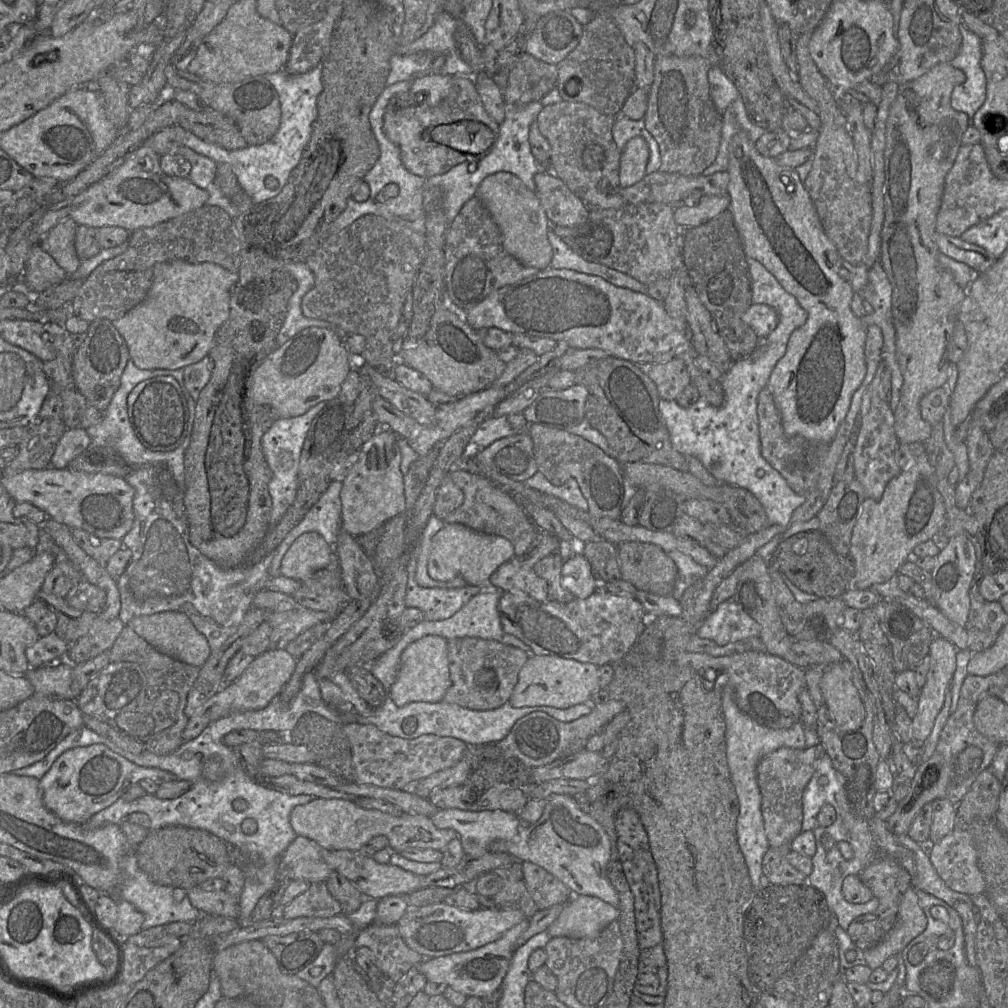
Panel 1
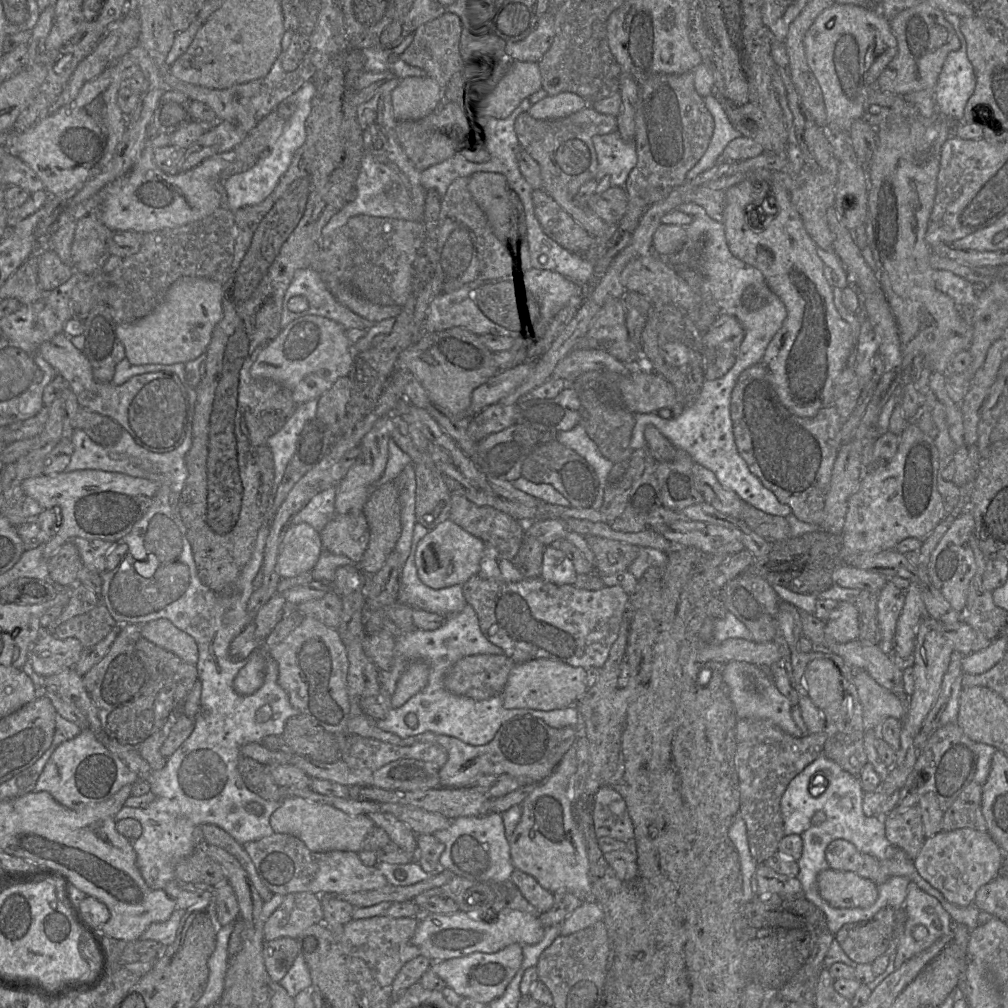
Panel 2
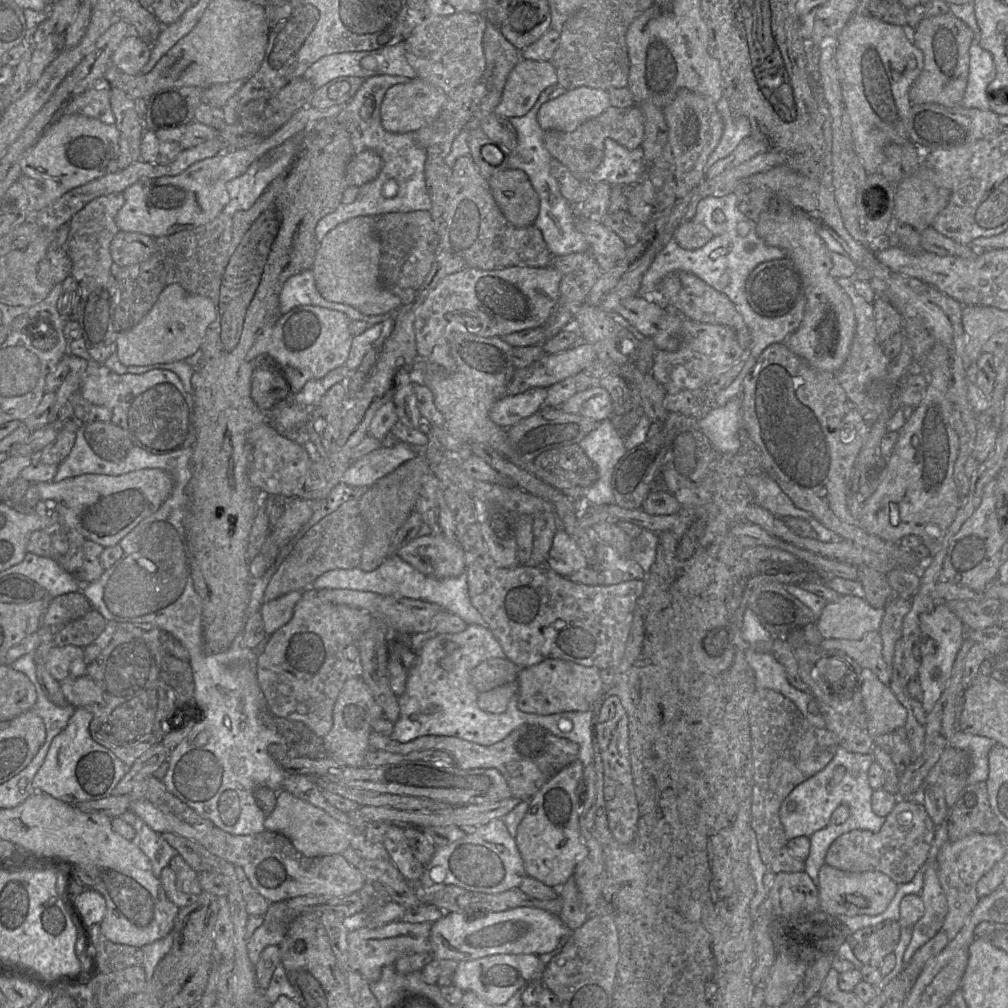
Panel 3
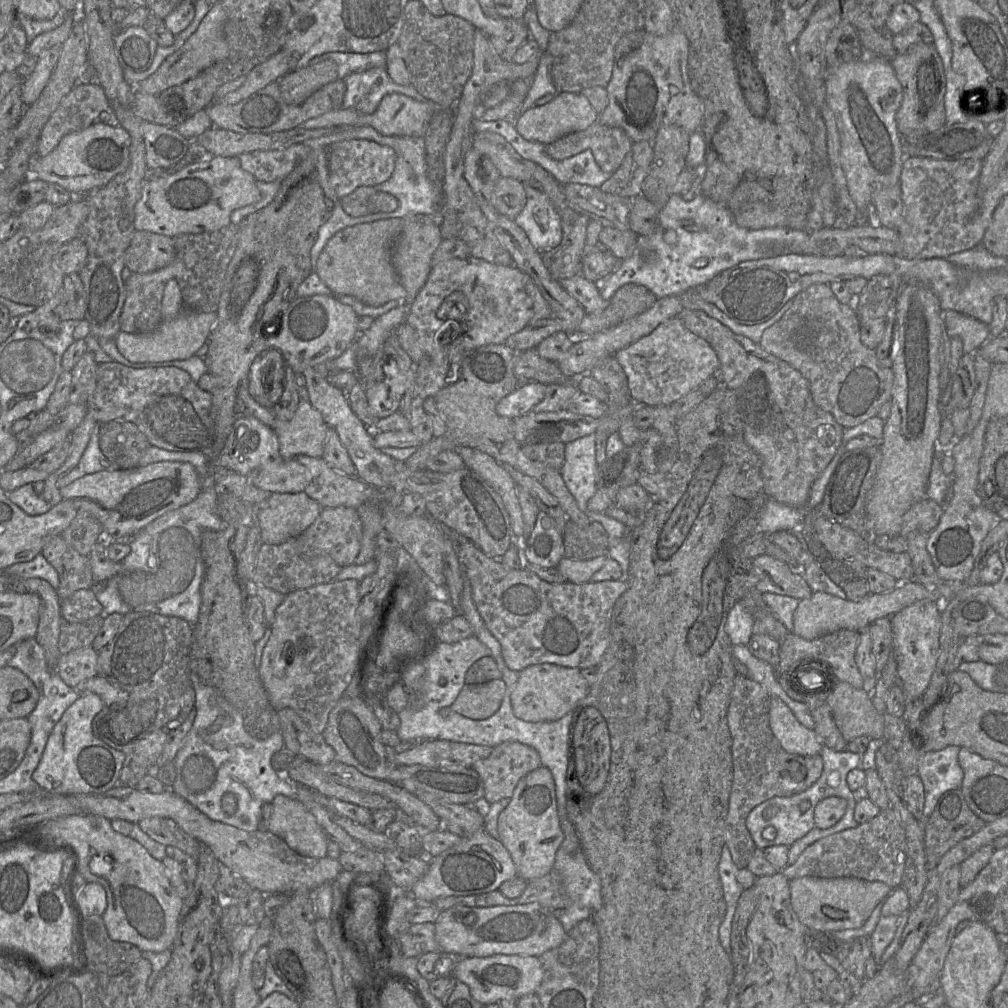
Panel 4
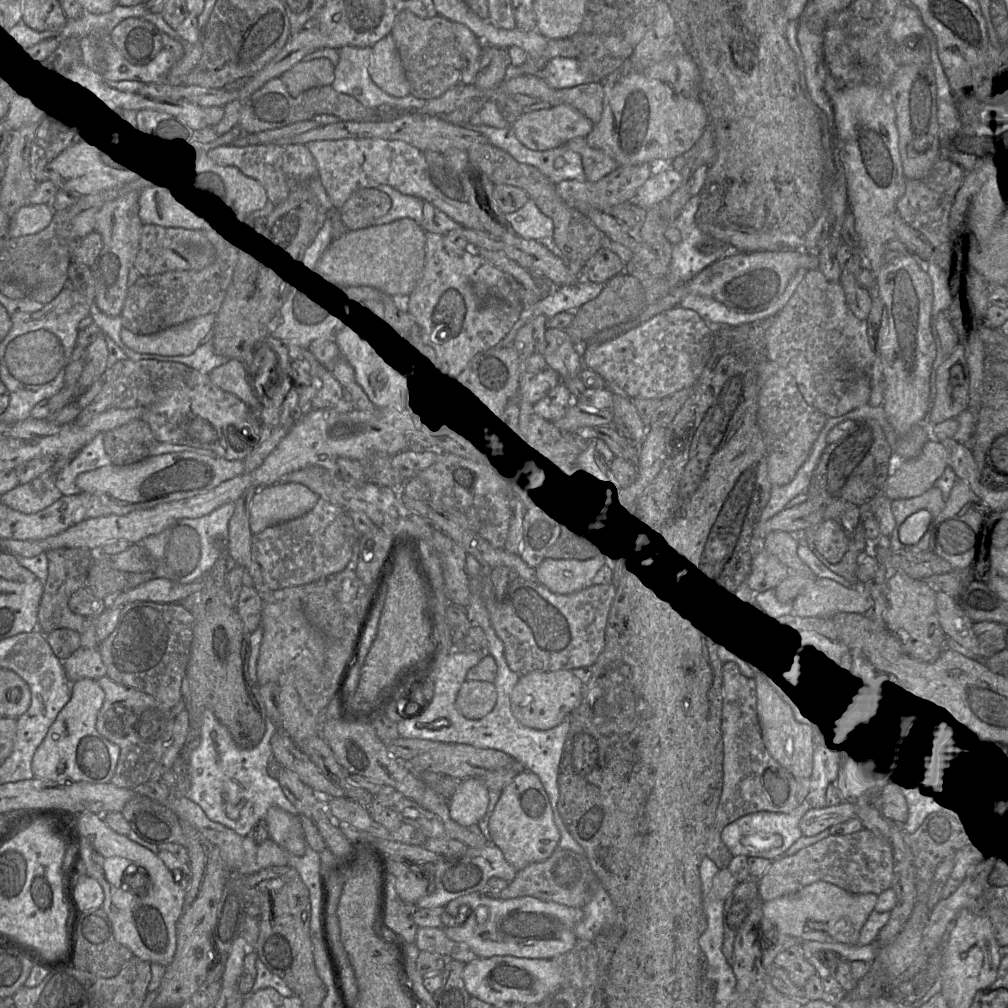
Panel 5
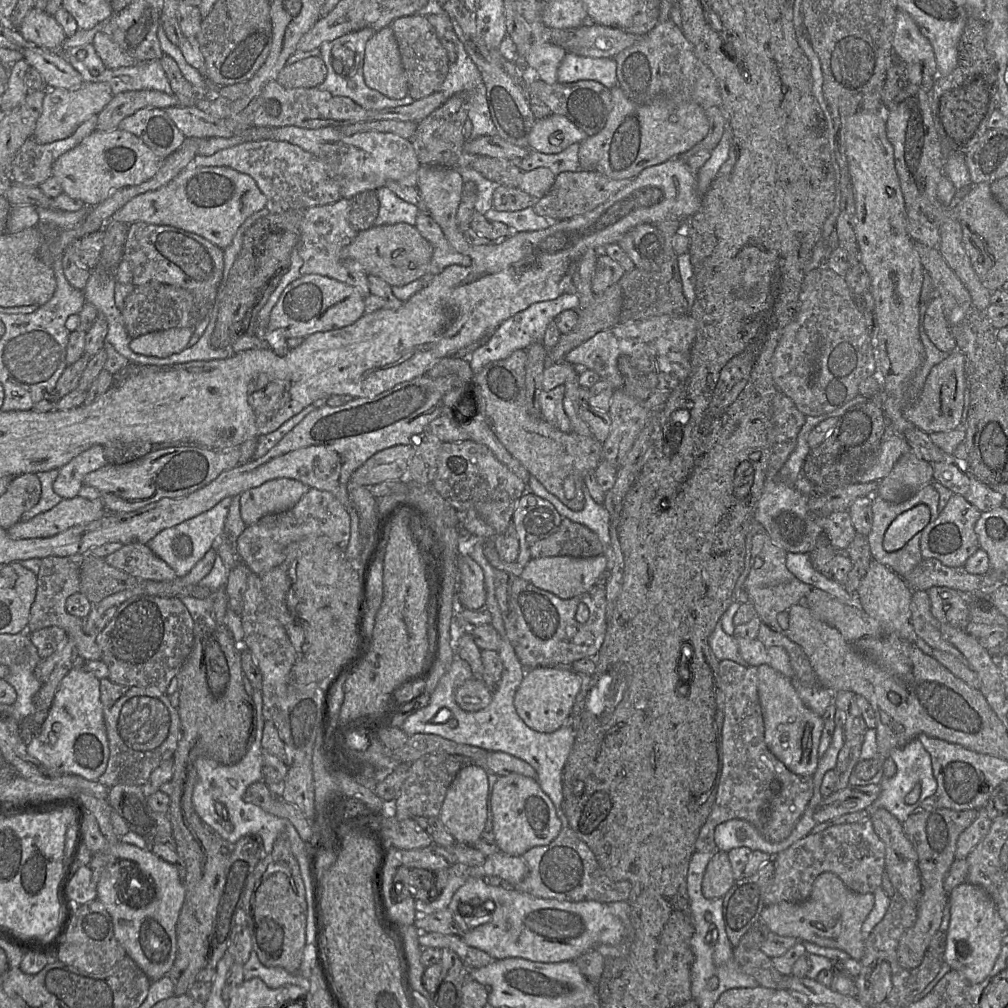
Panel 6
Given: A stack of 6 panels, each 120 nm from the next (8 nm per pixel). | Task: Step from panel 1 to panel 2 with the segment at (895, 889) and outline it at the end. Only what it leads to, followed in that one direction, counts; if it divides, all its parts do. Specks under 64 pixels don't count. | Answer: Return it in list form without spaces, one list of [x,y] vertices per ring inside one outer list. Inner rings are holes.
[[[884,907],[868,920],[844,925],[835,934],[835,939],[856,964],[872,964],[887,953],[895,937],[898,911]]]

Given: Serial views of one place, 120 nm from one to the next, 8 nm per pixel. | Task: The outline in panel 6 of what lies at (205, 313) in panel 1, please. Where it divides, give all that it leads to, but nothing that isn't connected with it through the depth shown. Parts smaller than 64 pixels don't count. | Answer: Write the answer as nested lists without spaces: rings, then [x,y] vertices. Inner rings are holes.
[[[179,327],[160,330],[132,339],[130,349],[141,355],[165,358],[188,347],[194,327]]]

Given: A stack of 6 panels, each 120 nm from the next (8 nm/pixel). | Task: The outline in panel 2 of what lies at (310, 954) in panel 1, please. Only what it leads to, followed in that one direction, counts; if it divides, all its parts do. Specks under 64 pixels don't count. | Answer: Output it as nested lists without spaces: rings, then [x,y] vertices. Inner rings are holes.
[[[282,937],[264,943],[263,957],[266,970],[274,982],[280,983],[299,955],[298,940]]]

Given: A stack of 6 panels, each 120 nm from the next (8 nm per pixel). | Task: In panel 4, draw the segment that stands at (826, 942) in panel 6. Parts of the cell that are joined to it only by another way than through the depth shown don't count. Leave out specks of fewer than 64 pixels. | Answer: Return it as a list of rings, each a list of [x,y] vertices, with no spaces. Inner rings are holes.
[[[804,876],[790,881],[791,904],[799,920],[810,929],[831,933],[863,926],[876,906],[883,902],[892,890],[883,882],[855,877]]]

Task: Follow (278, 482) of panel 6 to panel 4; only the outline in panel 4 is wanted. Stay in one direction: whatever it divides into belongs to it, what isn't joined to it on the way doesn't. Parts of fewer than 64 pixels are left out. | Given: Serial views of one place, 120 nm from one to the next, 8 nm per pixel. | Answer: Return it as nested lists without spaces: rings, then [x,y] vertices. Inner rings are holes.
[[[304,492],[272,493],[256,511],[262,542],[281,544],[300,535],[321,512],[322,507]]]

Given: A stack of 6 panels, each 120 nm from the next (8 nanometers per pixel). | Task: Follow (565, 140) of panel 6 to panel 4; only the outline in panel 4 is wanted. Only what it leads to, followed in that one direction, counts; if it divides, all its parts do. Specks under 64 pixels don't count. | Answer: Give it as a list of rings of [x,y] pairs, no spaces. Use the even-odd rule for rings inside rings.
[[[561,92],[551,102],[526,110],[517,118],[514,126],[526,140],[549,144],[569,133],[585,130],[598,120],[599,114],[584,95]]]

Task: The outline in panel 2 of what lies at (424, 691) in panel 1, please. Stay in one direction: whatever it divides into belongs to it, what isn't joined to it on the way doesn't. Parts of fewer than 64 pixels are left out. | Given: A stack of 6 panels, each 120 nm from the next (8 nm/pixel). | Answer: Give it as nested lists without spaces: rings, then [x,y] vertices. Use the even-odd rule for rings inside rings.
[[[419,660],[411,663],[397,683],[391,706],[398,708],[422,691],[428,683],[428,677],[429,666],[426,662]]]

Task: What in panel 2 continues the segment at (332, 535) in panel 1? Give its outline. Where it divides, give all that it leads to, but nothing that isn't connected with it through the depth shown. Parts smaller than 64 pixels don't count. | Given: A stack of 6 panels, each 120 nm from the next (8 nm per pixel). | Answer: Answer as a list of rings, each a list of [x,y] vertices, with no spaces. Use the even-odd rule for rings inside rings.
[[[336,488],[323,491],[313,497],[308,504],[294,516],[291,522],[309,524],[320,532],[327,523],[337,515],[335,502]]]

